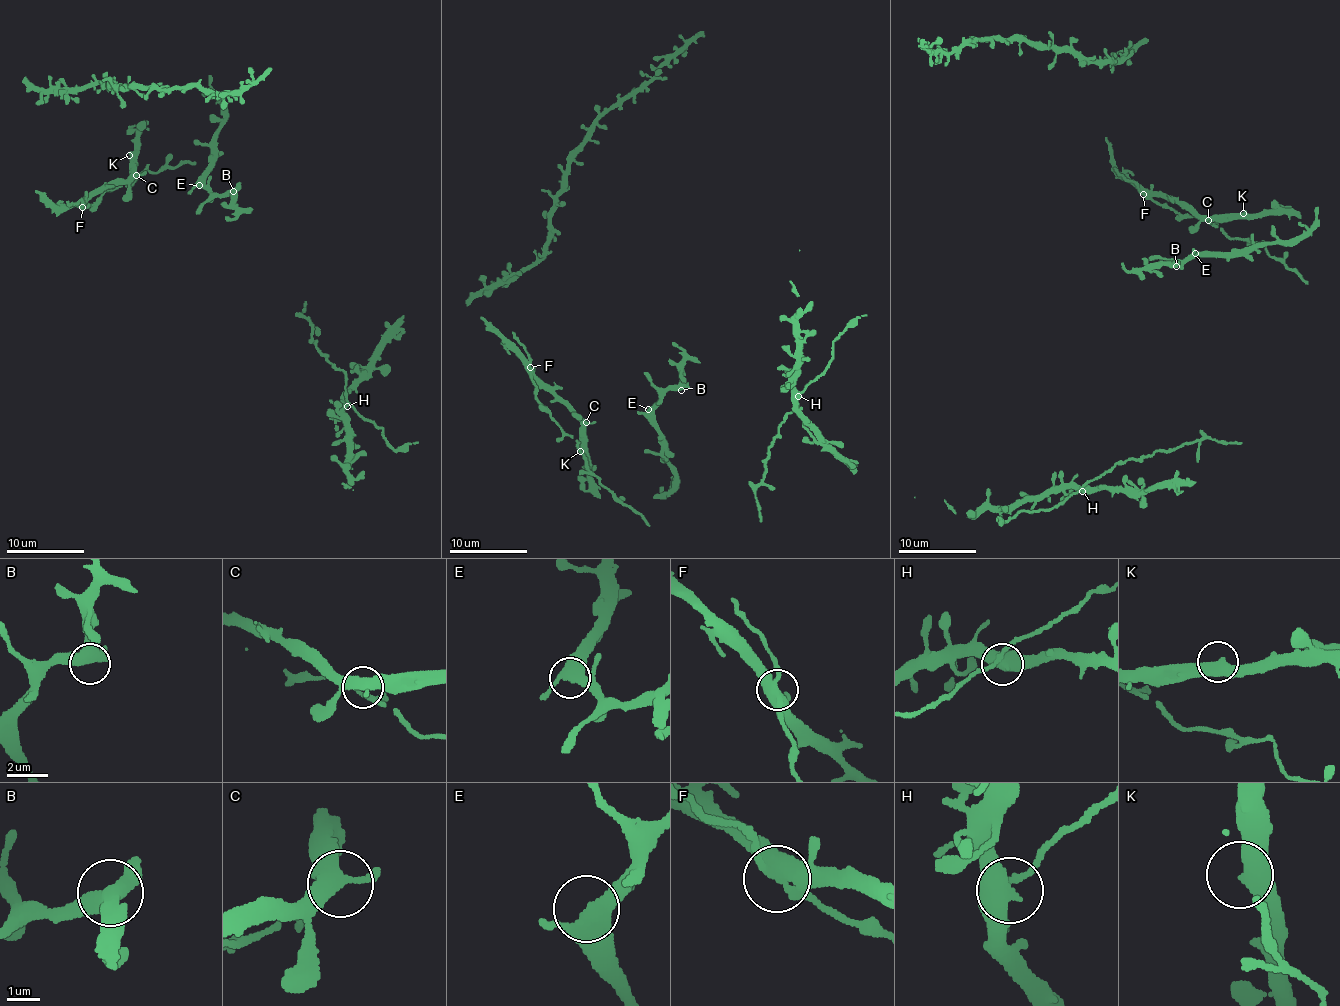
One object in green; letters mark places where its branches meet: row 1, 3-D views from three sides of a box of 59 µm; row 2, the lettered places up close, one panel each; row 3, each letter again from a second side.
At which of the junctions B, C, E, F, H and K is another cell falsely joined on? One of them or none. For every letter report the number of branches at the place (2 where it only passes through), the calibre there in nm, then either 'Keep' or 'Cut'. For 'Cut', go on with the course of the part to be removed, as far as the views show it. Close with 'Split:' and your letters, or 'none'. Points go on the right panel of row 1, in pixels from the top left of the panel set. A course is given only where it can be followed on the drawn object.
B: Branches: 4. Thickness 440 nm. Keep
C: Branches: 3. Thickness 380 nm. Keep
E: Branches: 3. Thickness 360 nm. Keep
F: Branches: 4. Thickness 440 nm. Cut
H: Branches: 4. Thickness 440 nm. Keep
K: Branches: 2. Thickness 480 nm. Keep
Split: F

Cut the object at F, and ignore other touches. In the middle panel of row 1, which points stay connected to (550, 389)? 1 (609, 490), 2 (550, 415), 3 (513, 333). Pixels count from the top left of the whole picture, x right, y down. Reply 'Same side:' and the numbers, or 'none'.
Same side: none

